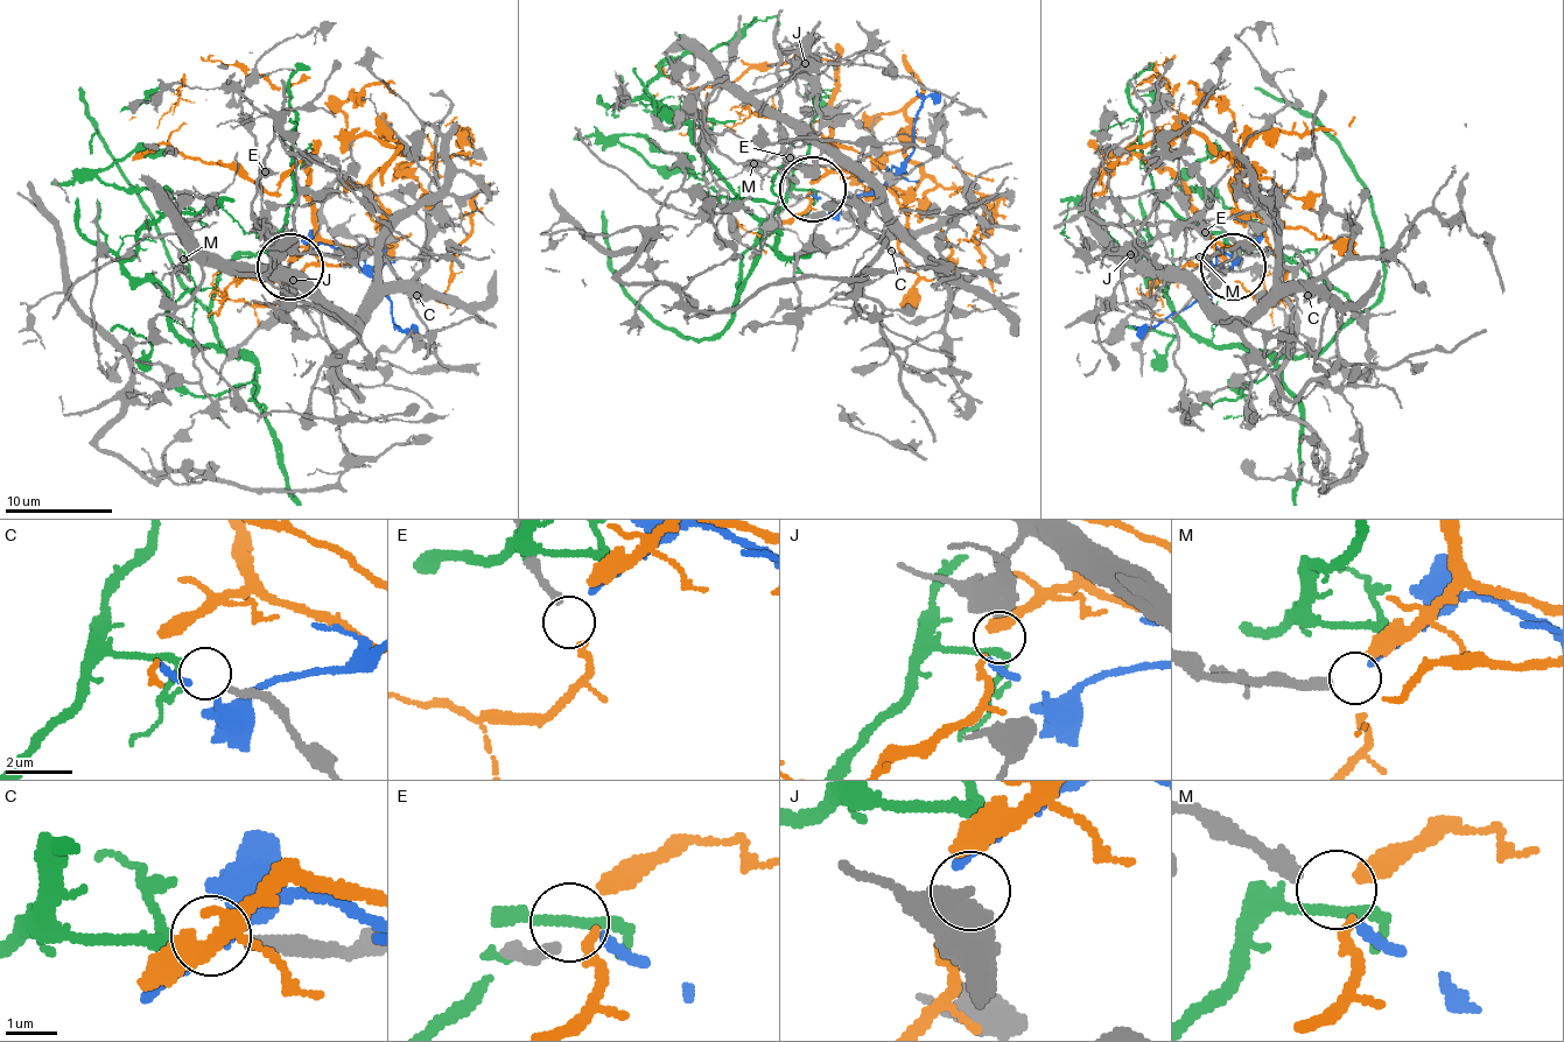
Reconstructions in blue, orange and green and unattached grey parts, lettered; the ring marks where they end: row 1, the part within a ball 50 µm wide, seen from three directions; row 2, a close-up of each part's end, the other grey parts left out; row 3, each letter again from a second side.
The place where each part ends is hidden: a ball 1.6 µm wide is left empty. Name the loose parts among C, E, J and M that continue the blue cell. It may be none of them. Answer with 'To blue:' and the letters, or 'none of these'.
To blue: J

